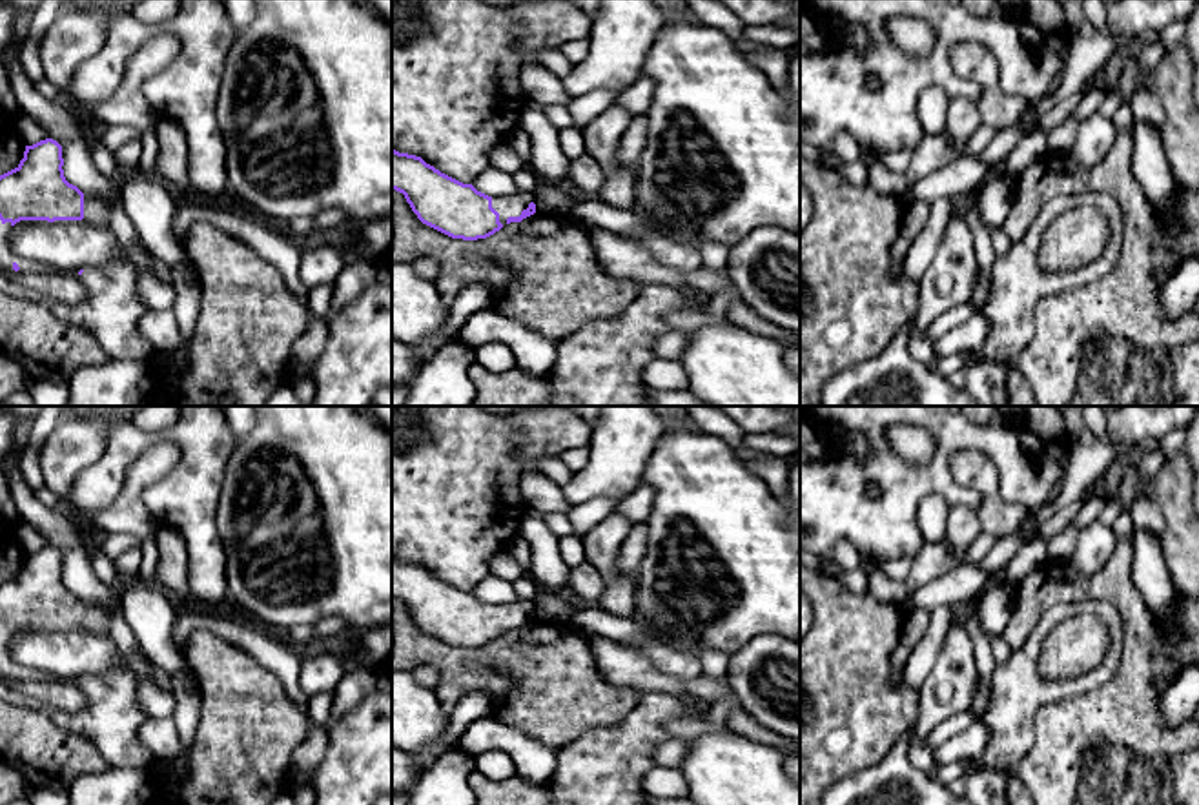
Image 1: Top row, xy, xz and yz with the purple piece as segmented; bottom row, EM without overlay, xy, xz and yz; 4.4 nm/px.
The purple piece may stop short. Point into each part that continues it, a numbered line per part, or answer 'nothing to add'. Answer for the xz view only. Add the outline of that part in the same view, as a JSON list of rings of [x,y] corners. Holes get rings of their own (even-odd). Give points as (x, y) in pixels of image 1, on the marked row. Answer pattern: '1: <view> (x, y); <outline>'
1: xz (512, 204); [[[516,191],[501,197],[492,197],[492,208],[499,213],[499,222],[505,226],[508,217],[519,217],[528,204],[534,202],[532,193]]]

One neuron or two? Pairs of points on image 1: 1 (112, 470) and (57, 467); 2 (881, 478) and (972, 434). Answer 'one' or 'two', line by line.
1: two
2: one

